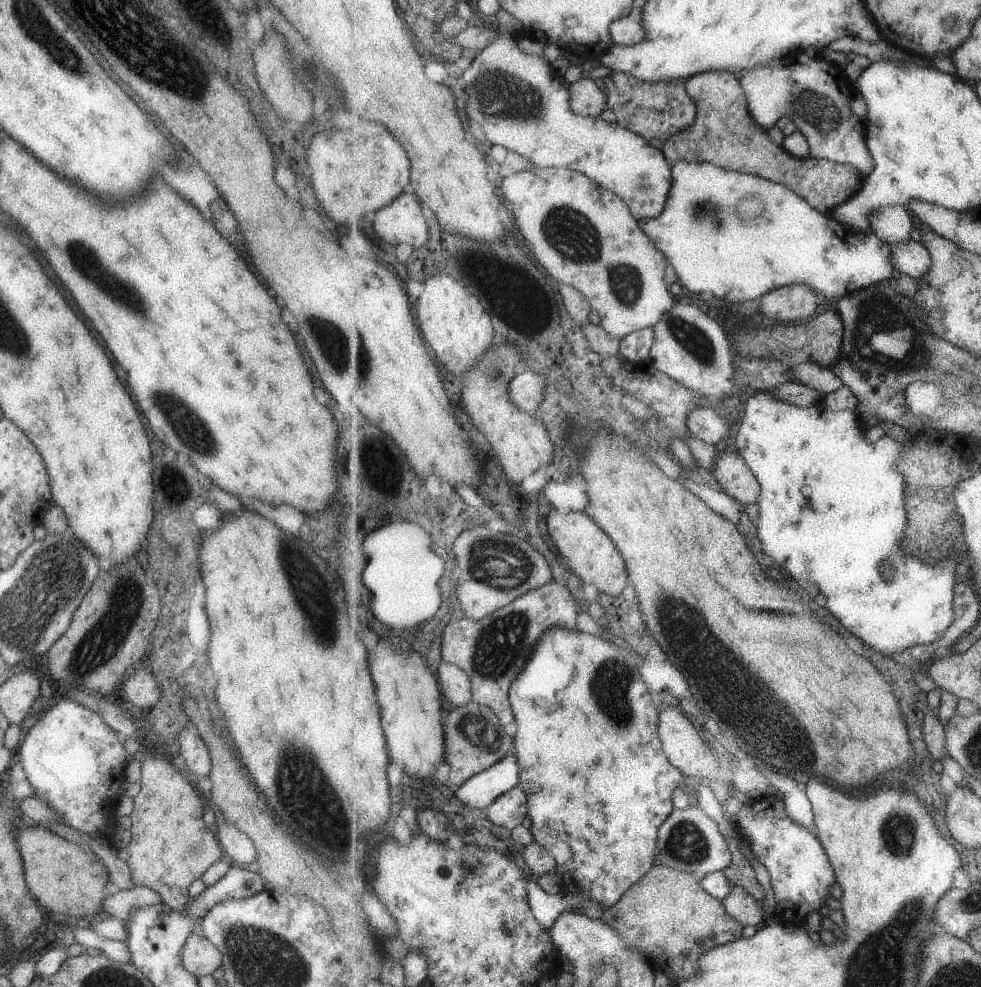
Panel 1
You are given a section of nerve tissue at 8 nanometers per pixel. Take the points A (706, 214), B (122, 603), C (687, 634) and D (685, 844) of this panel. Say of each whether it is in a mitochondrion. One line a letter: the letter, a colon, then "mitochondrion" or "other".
A: mitochondrion
B: mitochondrion
C: mitochondrion
D: mitochondrion

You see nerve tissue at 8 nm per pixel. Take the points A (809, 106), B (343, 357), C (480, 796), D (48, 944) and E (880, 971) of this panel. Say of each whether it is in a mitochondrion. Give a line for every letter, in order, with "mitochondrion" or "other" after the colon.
A: mitochondrion
B: mitochondrion
C: other
D: other
E: mitochondrion

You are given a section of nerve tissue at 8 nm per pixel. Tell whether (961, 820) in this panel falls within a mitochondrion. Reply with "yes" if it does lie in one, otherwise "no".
no

